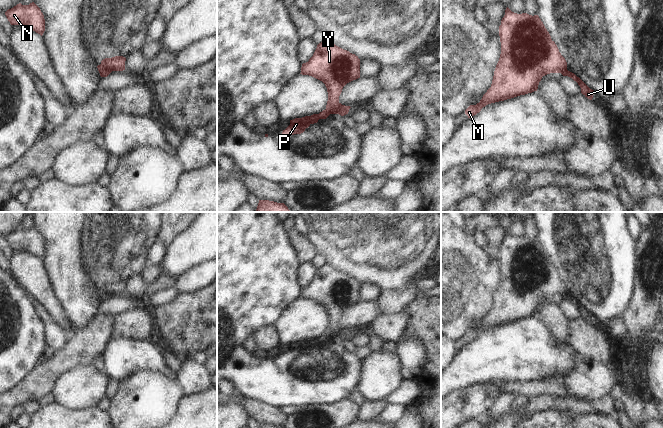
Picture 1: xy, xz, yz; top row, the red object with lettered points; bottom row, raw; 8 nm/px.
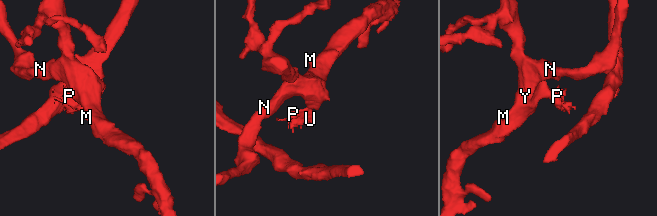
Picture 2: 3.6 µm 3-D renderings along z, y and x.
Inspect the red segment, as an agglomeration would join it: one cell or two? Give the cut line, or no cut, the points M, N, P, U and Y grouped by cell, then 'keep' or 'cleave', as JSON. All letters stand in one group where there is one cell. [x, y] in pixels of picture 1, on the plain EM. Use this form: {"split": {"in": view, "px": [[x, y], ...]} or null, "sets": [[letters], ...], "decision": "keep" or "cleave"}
{"split": {"in": "xy", "px": [[100, 288], [111, 295]]}, "sets": [["M", "N", "Y"], ["P", "U"]], "decision": "cleave"}

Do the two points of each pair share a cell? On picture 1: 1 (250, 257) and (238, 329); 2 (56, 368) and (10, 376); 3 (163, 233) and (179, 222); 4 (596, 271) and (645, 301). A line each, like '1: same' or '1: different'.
1: same
2: different
3: same
4: different

